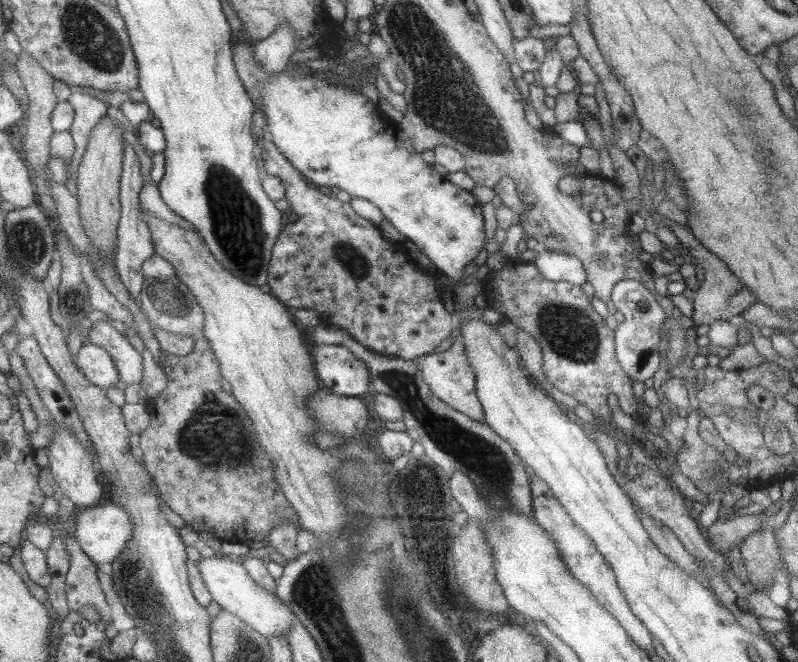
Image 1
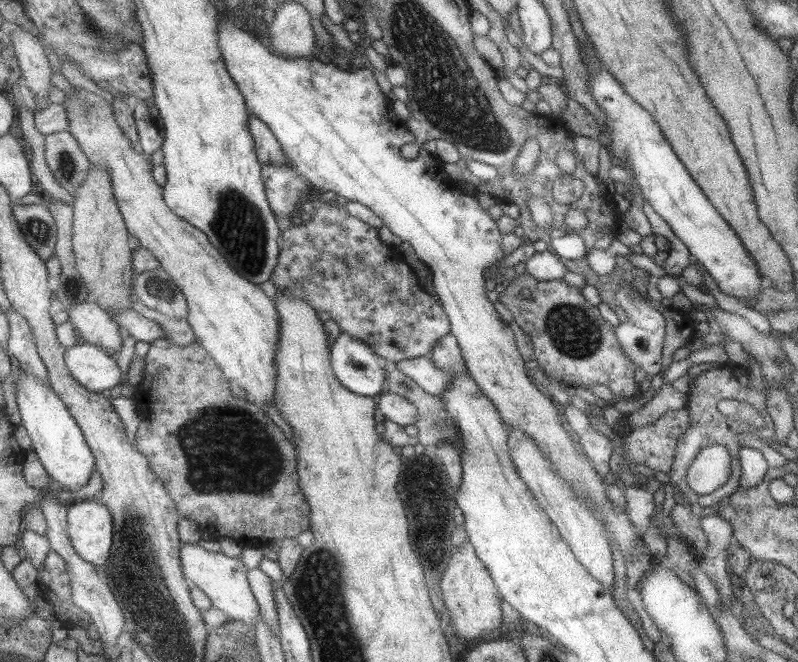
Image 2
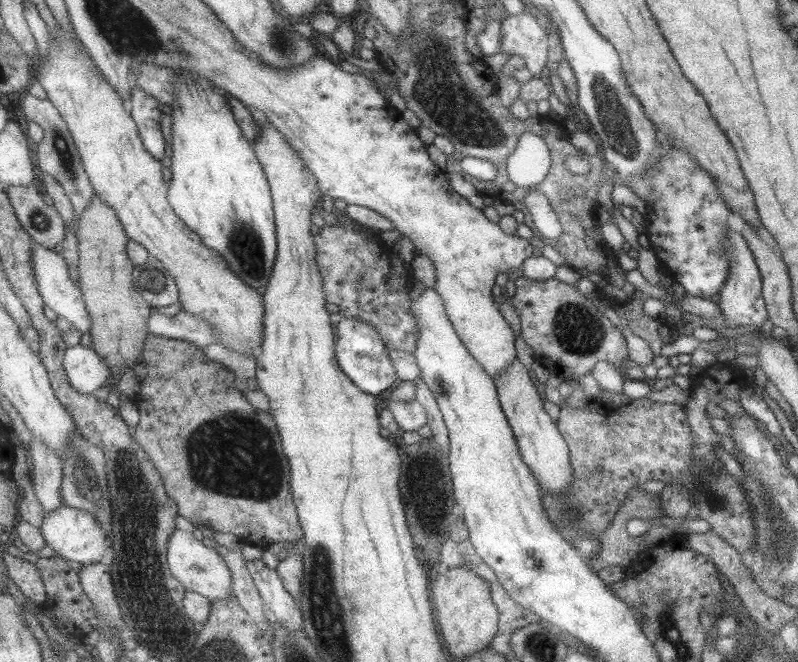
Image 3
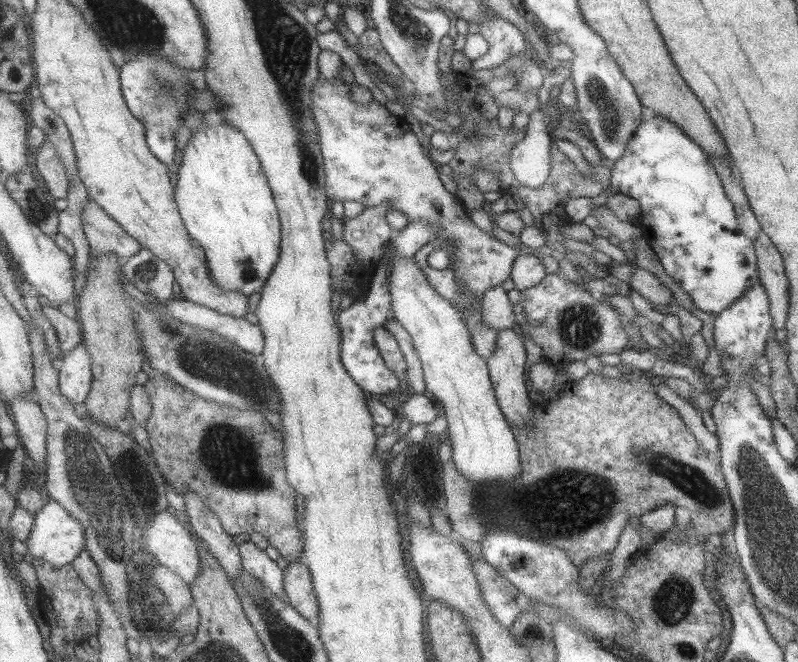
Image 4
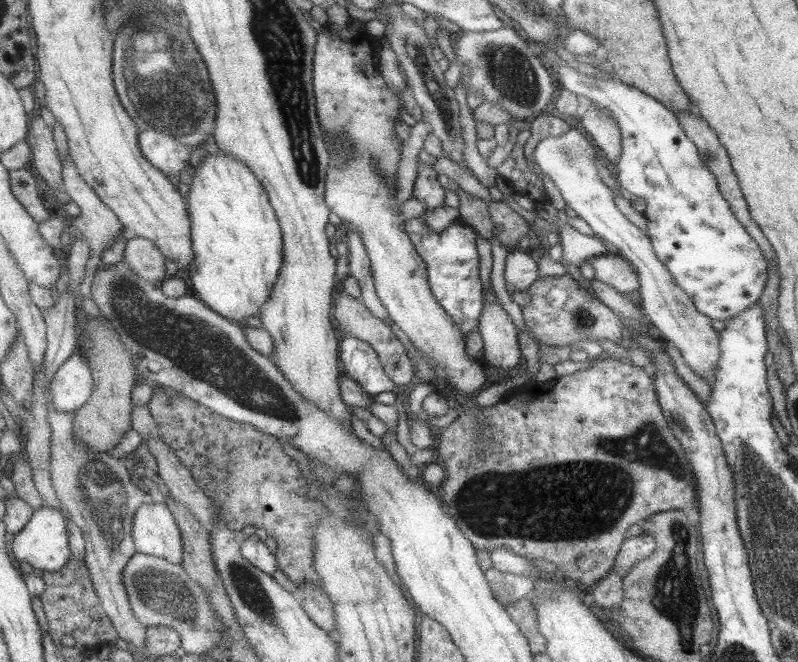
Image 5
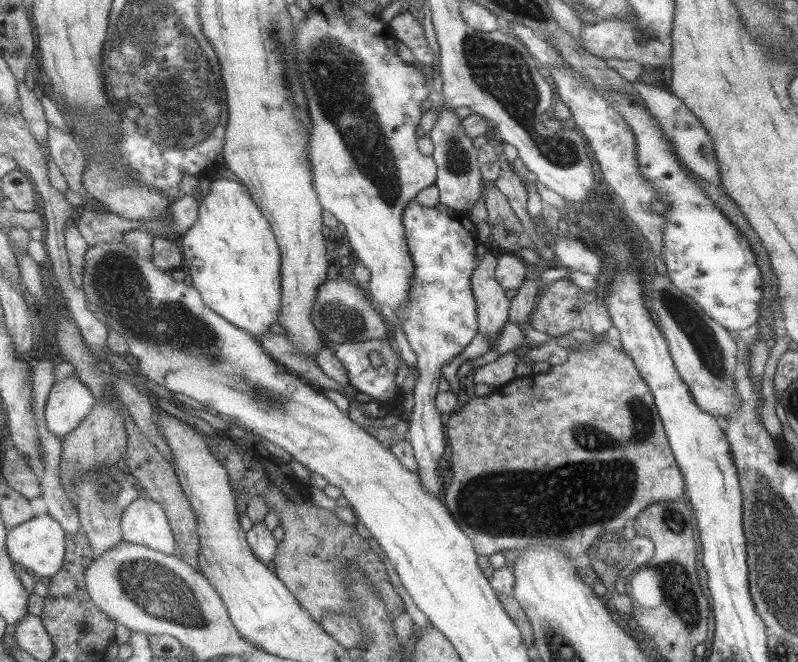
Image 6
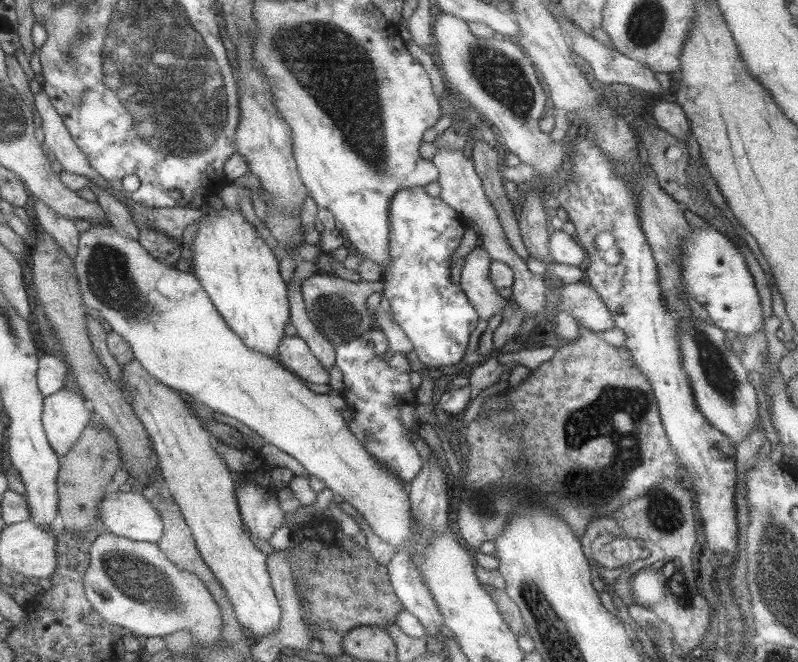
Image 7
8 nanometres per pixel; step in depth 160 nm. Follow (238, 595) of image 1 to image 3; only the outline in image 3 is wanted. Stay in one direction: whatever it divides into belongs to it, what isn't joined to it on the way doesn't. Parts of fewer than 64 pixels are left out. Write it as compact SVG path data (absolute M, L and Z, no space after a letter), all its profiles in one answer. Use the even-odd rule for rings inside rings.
M175 529L171 534L170 538L166 542L166 563L170 569L170 573L173 578L176 578L183 586L186 591L193 591L209 600L213 599L226 599L232 594L230 590L230 572L225 563L222 562L220 556L214 551L212 545L204 541L196 540L192 533L188 533L179 529Z

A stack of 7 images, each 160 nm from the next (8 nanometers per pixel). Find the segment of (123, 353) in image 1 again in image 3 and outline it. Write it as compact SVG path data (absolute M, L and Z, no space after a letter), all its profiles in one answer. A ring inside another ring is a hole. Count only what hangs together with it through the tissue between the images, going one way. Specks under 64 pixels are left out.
M34 241L32 262L33 269L35 269L35 279L37 279L39 291L46 305L57 313L57 315L69 320L82 334L89 333L93 324L93 318L91 318L87 310L86 298L82 292L81 285L71 278L69 266L67 266L66 258L63 258L61 251L55 252L55 250Z

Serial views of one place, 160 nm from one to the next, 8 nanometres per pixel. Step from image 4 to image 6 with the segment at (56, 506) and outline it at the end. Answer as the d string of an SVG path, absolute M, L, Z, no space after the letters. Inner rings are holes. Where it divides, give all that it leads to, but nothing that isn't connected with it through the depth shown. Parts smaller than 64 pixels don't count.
M49 512L47 515L35 517L34 520L19 524L10 529L7 537L7 548L10 557L18 568L30 568L36 575L43 578L52 578L65 566L67 532L63 525L55 520Z

